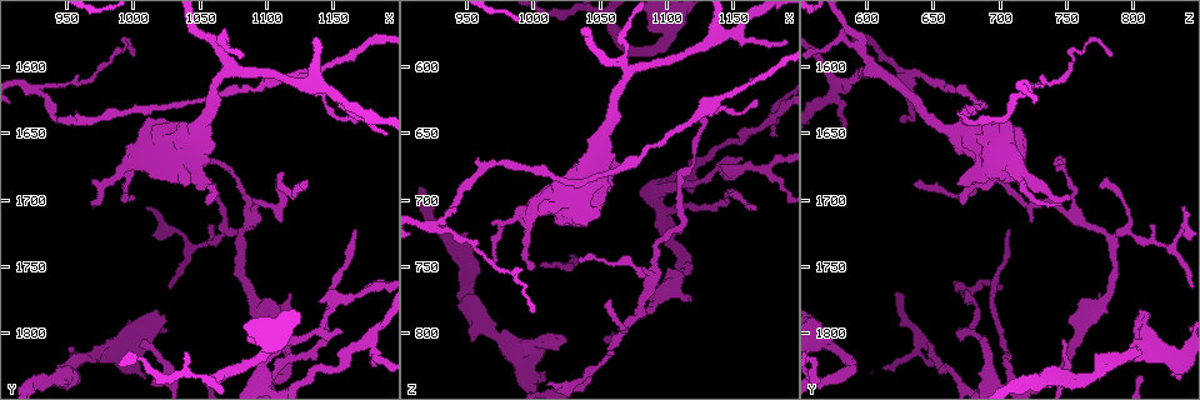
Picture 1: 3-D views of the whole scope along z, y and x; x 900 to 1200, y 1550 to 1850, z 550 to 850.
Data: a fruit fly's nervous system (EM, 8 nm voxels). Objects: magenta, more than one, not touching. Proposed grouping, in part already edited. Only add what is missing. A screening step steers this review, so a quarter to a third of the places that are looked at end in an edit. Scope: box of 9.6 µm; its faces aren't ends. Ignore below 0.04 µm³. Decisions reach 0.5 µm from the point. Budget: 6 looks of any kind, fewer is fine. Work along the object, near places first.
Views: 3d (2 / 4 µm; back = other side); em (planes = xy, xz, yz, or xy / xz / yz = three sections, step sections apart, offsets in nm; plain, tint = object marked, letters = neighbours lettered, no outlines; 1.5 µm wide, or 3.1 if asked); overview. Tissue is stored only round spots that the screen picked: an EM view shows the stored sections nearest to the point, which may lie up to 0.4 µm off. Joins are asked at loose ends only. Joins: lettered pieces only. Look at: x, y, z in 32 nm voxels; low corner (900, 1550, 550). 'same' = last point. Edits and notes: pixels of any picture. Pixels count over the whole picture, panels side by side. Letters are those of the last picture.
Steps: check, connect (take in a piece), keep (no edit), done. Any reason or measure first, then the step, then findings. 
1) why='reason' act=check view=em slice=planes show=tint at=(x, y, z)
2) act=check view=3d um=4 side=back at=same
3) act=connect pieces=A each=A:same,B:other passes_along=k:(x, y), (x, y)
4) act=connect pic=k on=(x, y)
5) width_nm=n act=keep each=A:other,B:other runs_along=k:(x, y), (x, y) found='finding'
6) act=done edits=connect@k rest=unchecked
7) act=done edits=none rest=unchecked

why='thin end' act=check view=em slice=planes show=letters at=(1000, 1698, 754)

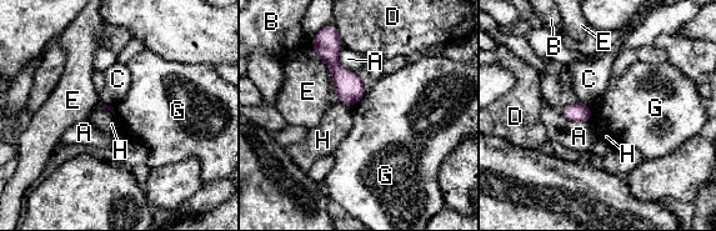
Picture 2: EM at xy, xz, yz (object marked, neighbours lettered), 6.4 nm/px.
act=keep each=A:other,B:other,C:other,D:other,E:other,G:other,H:other found='no lettered piece goes on from it'

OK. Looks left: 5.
why='an open end' act=check view=3d um=4 at=(1118, 1770, 778)

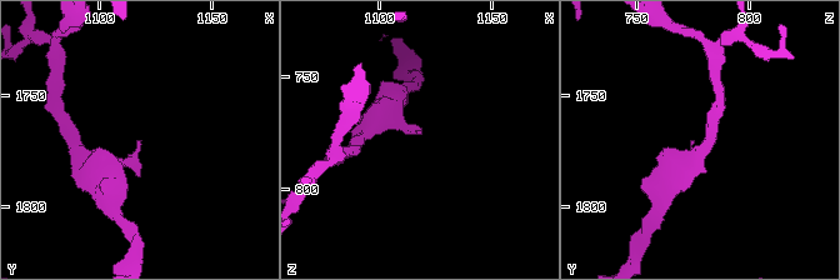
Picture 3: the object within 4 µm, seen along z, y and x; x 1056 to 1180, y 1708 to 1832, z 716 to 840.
why='shape alone is not enough' act=check view=em slice=planes show=plain at=(1119, 1770, 776)

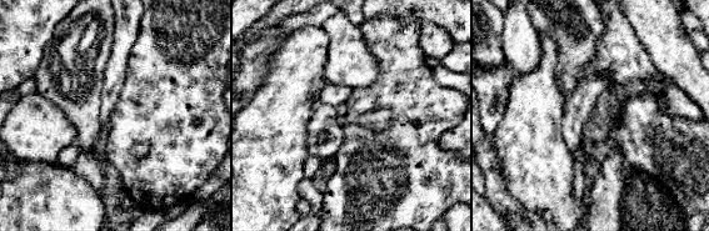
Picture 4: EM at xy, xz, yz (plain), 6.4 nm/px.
why='see the neighbours' act=check view=em slice=planes show=letters at=same

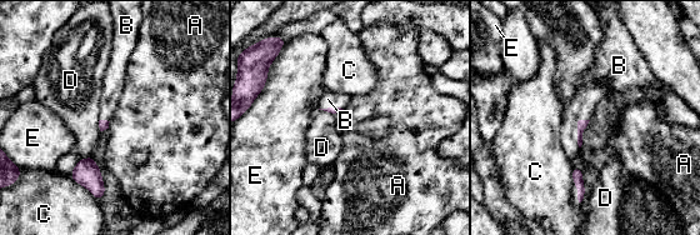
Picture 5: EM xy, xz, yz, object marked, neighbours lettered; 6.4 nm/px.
act=connect pieces=B each=A:other,B:same,C:other,D:other,E:other passes_along=5:(581, 124), (578, 129), (590, 93) found='the cell continues'

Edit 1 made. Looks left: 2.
act=done edits=connect@5 rest=unchecked

